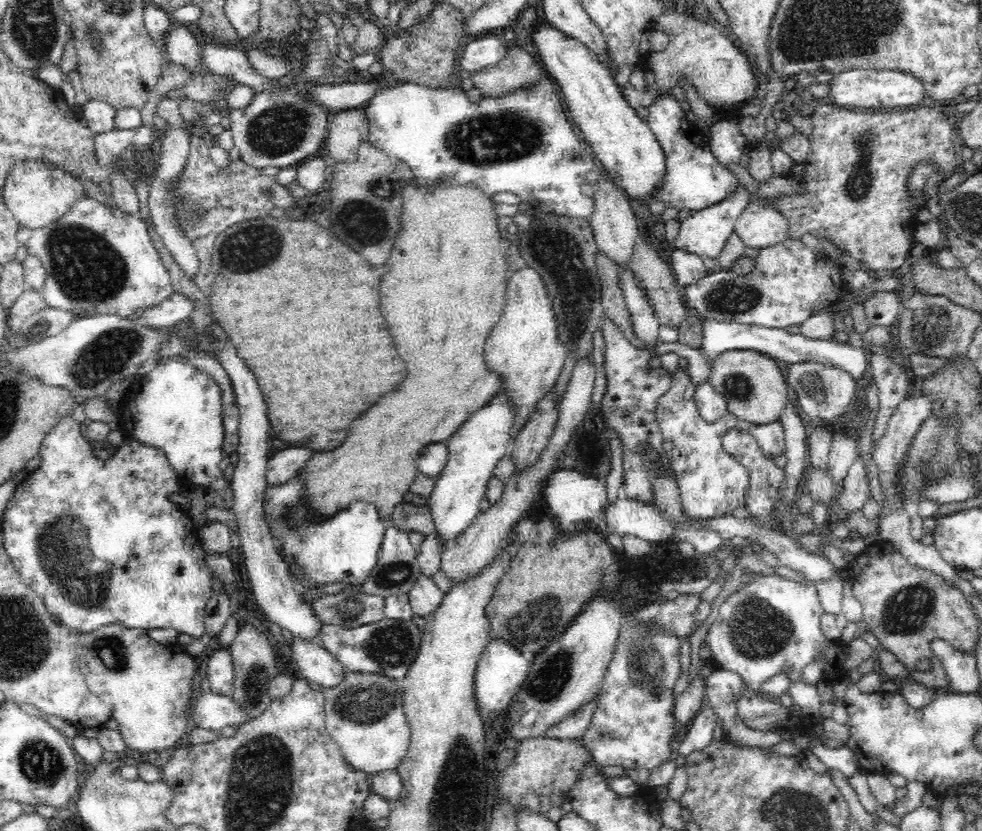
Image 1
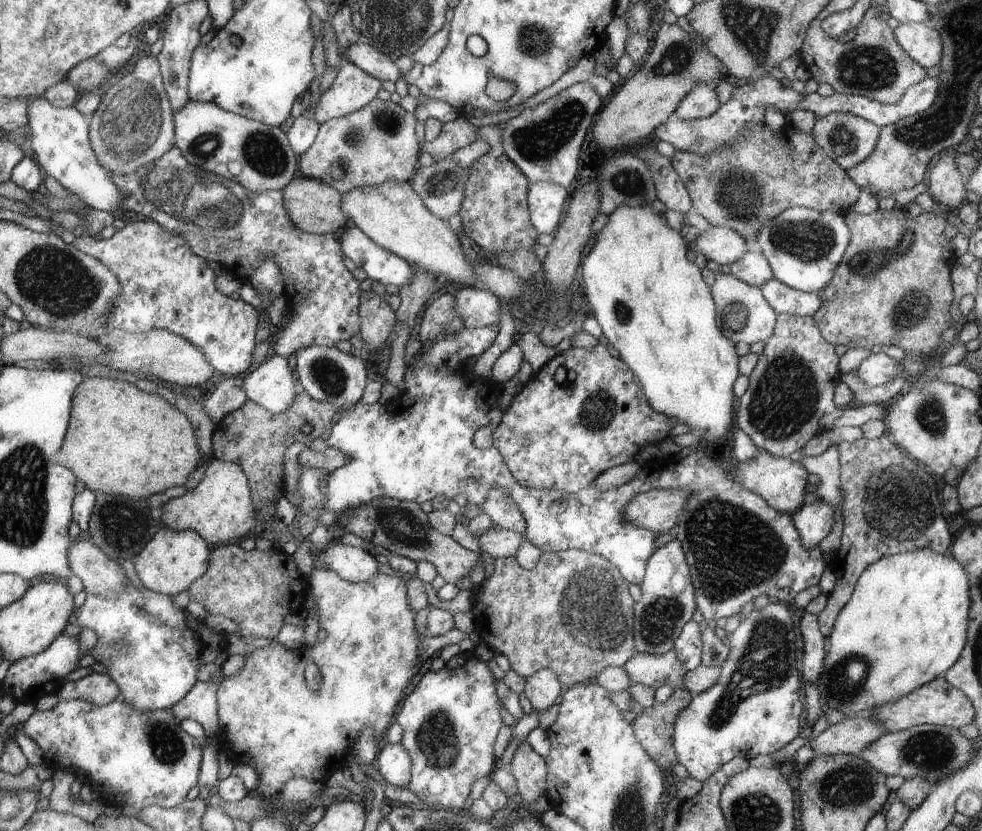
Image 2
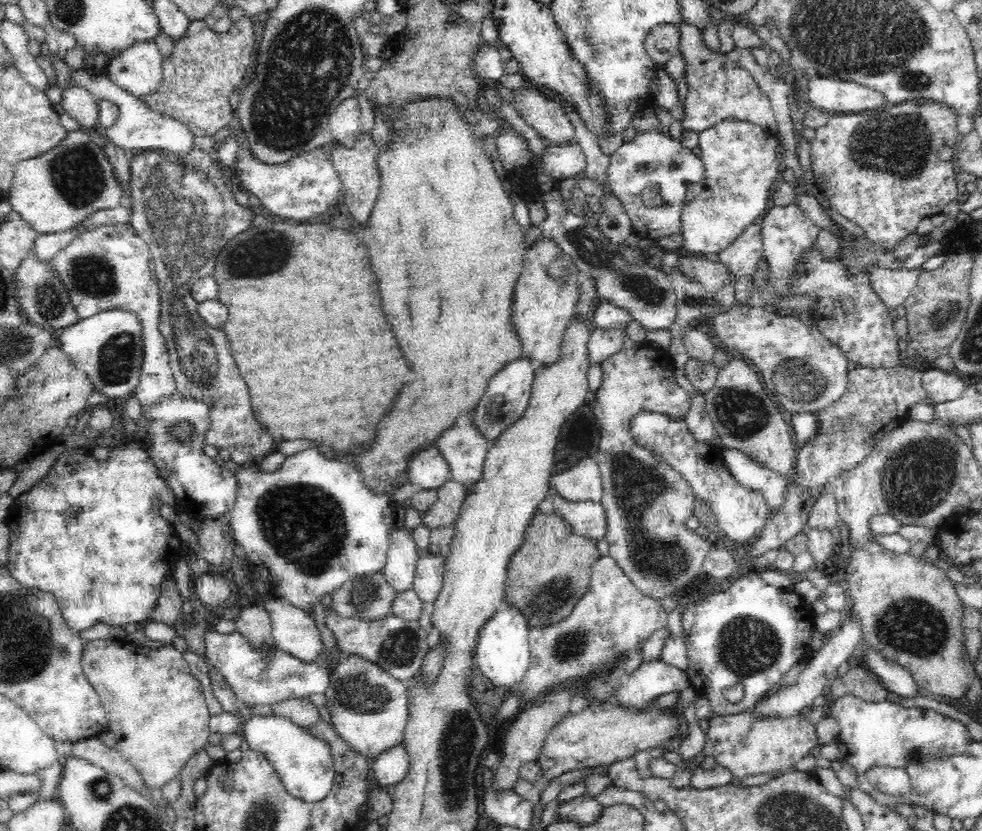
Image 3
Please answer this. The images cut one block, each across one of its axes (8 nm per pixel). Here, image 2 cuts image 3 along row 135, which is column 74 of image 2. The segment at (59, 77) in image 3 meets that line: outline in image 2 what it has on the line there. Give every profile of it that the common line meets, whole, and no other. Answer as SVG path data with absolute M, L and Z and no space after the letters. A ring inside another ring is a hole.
M30 97L29 125L32 157L46 176L52 176L86 204L96 210L121 215L124 200L118 186L112 182L106 169L98 162L90 142L91 116L80 114L73 105L69 108L54 107L45 97Z

